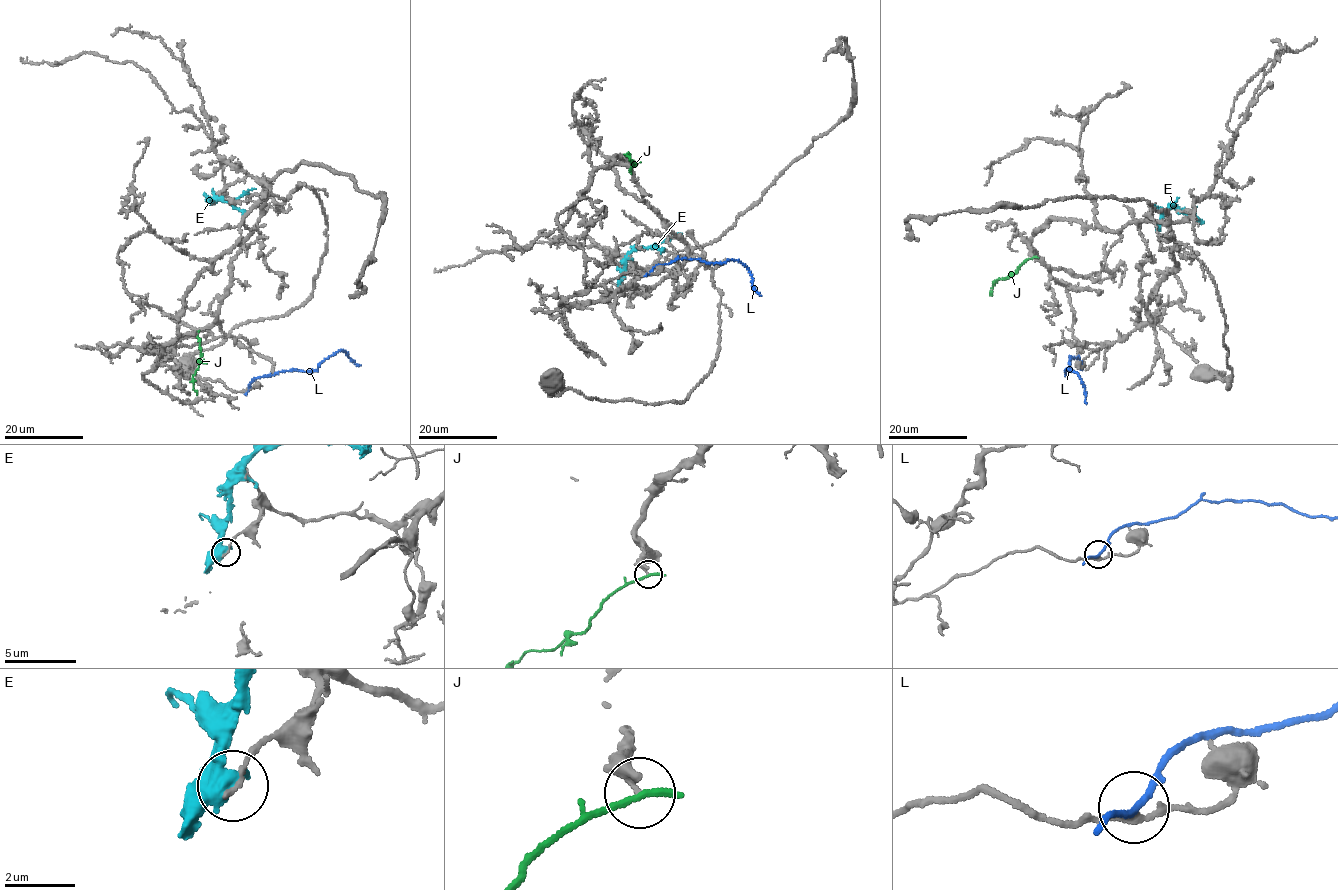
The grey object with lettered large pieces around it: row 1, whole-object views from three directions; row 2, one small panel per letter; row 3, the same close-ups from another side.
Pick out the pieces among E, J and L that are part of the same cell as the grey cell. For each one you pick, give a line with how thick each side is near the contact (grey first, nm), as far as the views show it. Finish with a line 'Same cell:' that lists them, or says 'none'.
Same cell: none

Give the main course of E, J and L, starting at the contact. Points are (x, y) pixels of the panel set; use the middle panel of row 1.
E: (624, 278), (625, 260), (634, 249), (653, 246), (681, 233)
J: (630, 169), (634, 164), (626, 155), (630, 158)
L: (649, 274), (652, 268), (678, 259), (715, 264), (728, 260), (739, 262), (748, 270), (754, 288), (761, 295)

